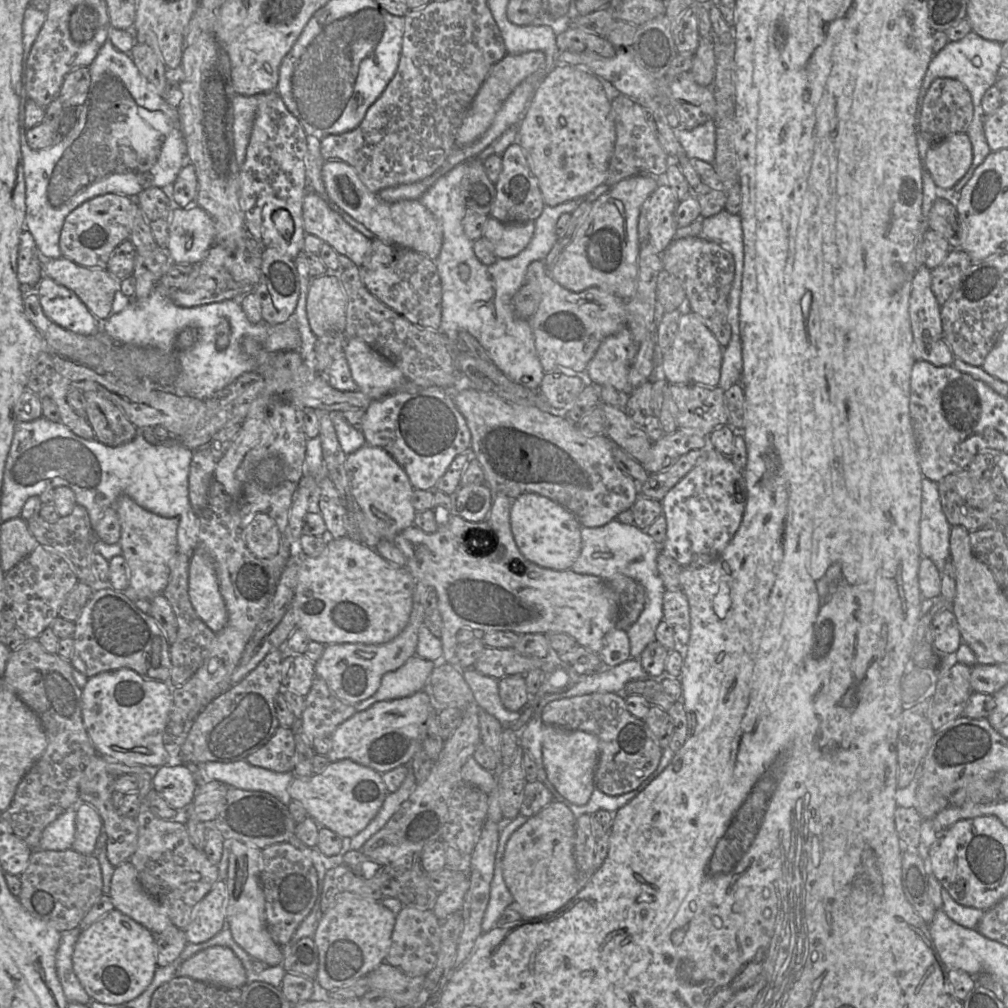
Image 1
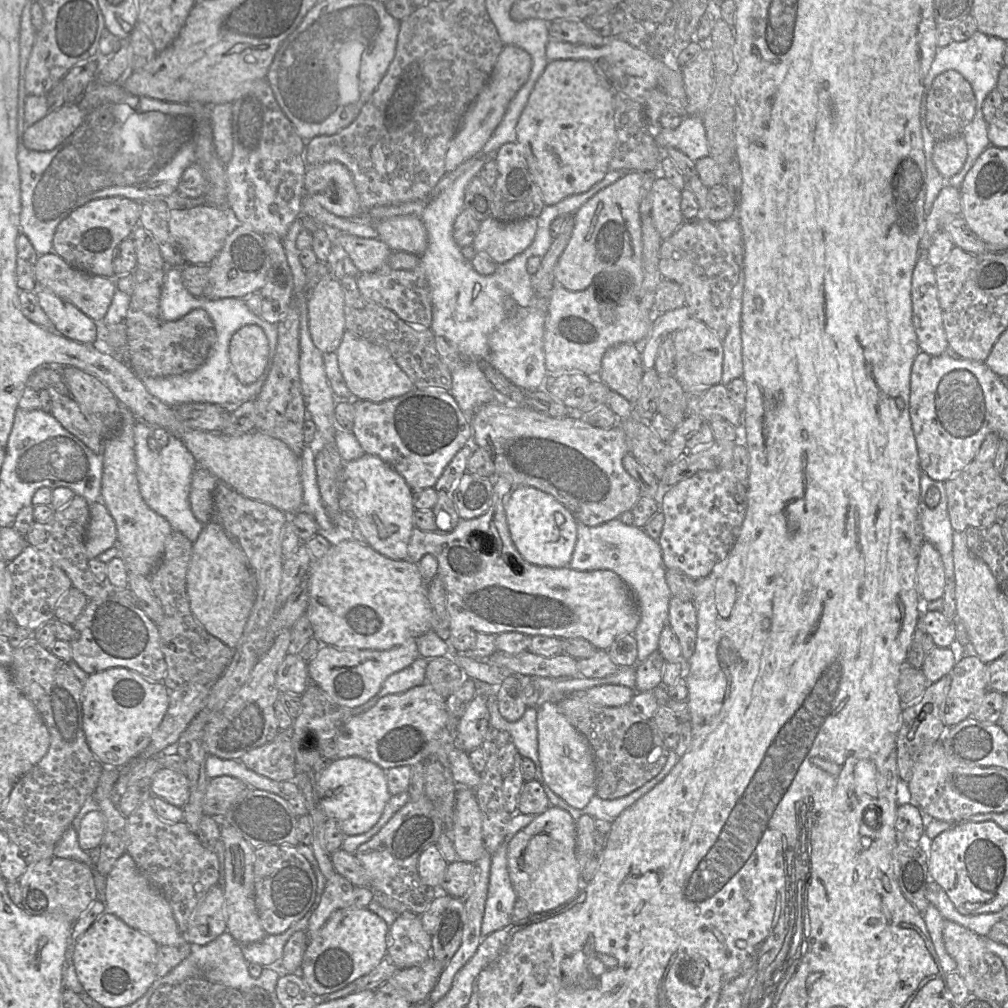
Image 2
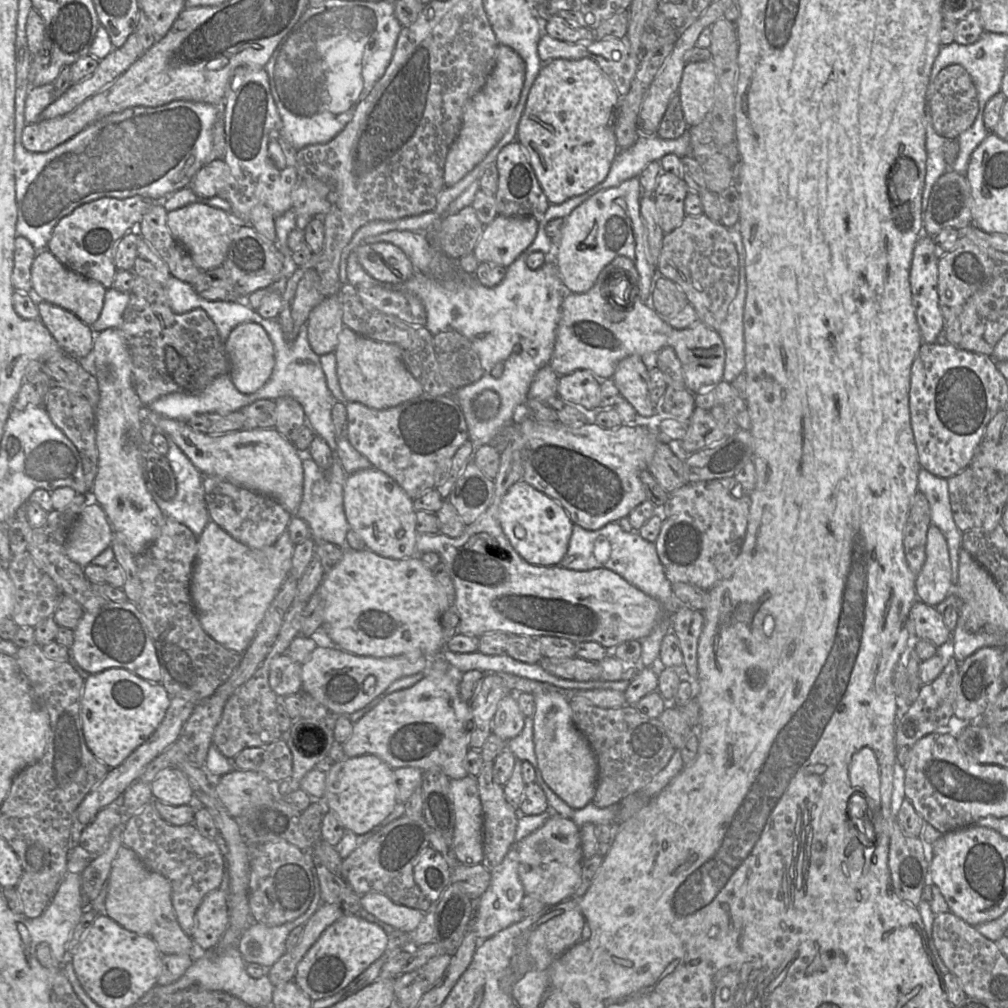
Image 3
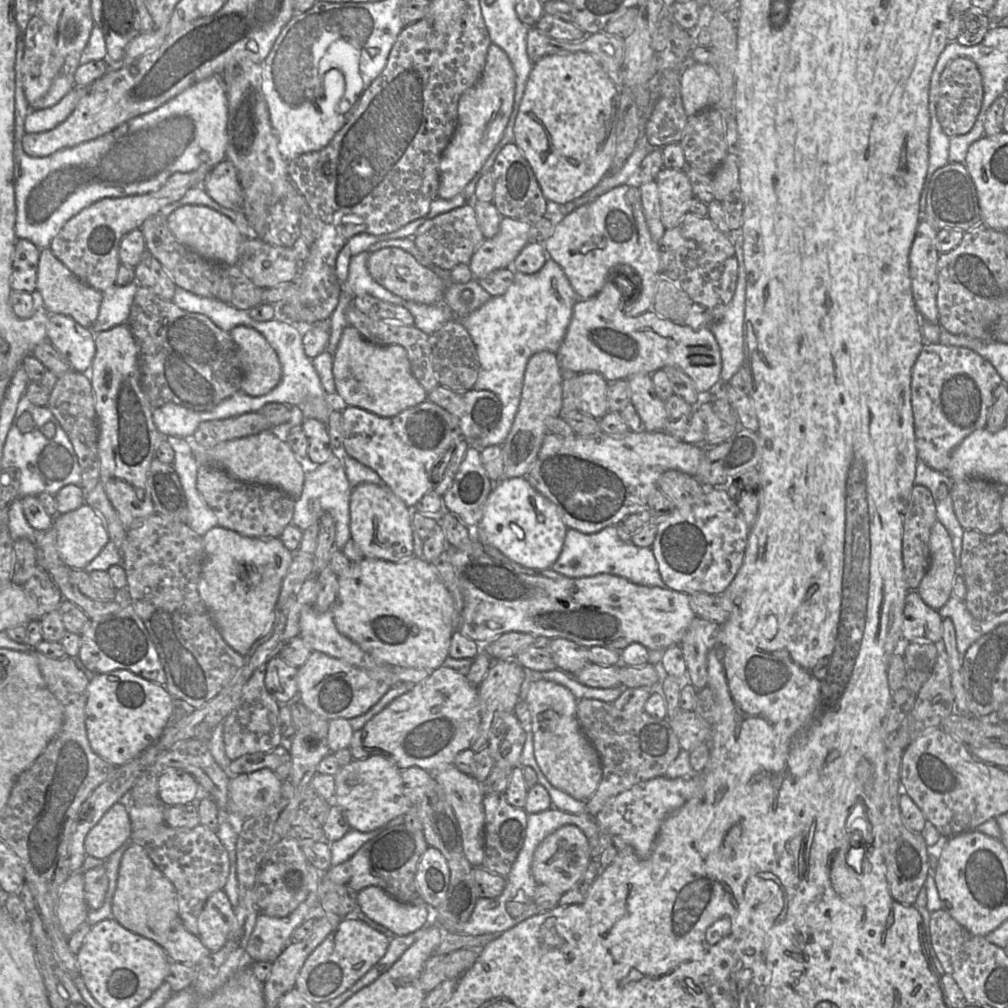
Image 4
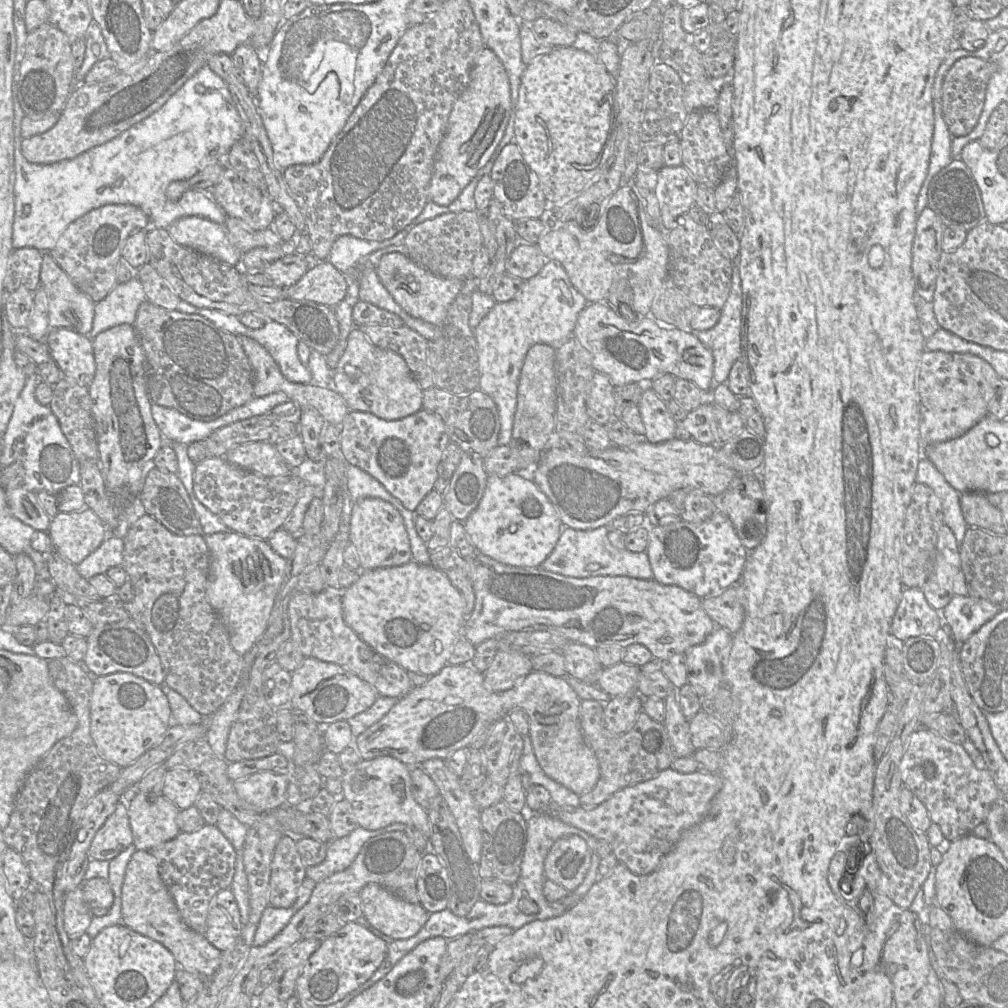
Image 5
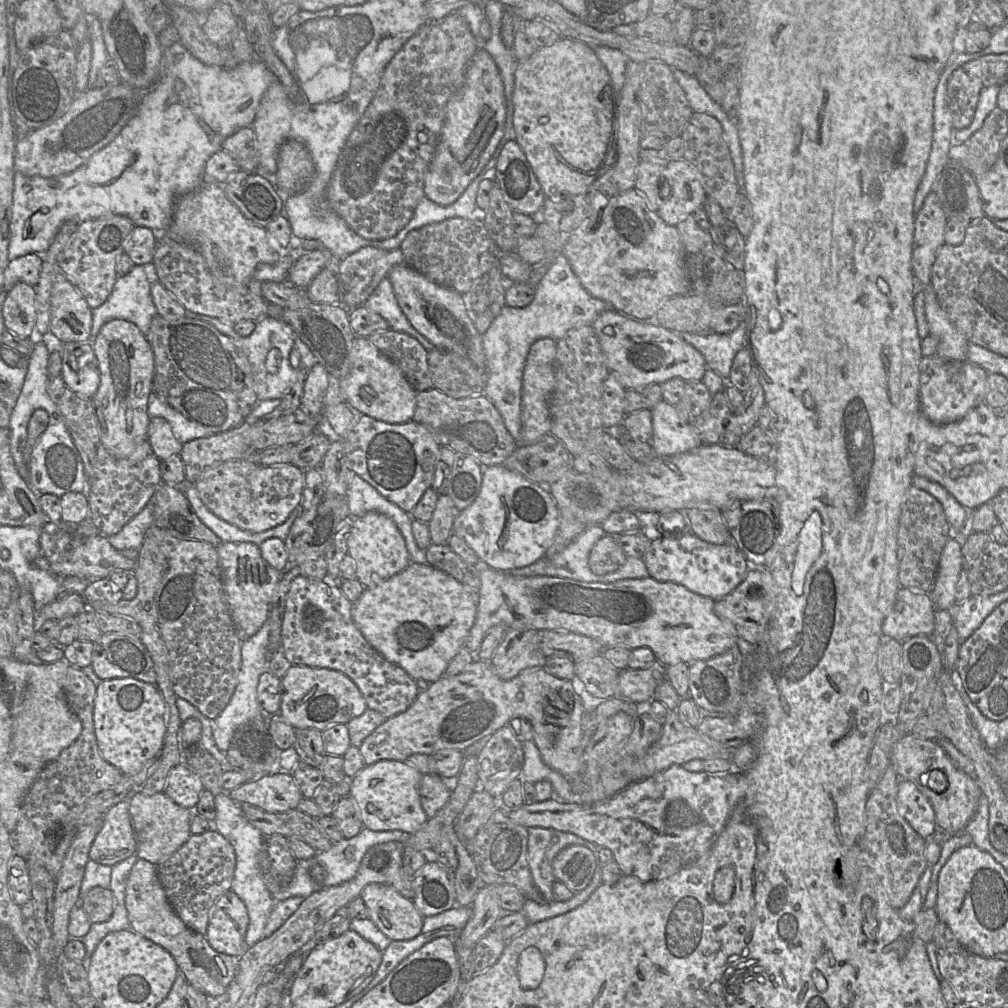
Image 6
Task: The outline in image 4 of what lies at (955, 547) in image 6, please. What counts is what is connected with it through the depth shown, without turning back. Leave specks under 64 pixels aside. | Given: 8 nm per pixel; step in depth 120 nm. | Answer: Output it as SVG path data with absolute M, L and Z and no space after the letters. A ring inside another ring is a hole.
M938 520L930 534L930 566L916 591L931 608L939 610L953 594L953 583L957 575L952 539Z

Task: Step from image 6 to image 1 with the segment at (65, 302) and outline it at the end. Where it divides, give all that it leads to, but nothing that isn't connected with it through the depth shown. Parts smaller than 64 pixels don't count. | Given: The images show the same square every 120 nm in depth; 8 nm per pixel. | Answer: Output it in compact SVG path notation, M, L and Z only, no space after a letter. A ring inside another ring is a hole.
M60 257L45 259L42 265L42 273L43 277L49 277L56 283L73 291L99 320L107 320L112 315L114 297L119 289L120 281L117 281L107 269L80 266L65 257Z

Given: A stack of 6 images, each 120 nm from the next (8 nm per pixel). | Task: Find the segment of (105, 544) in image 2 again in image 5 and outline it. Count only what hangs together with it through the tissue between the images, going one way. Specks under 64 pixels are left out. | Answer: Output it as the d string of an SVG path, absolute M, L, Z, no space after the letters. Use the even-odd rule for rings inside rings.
M84 507L71 513L59 511L52 518L48 533L53 550L77 565L100 546L109 535L109 529L93 510Z

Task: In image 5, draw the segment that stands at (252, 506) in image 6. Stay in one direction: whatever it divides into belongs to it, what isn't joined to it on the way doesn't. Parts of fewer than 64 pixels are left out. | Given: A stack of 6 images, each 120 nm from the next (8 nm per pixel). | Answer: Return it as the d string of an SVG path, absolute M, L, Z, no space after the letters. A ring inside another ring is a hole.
M208 457L197 464L193 479L197 499L231 531L262 540L268 540L276 530L282 528L297 502L302 485L302 480L294 471L287 476L265 477L233 465L225 457Z

